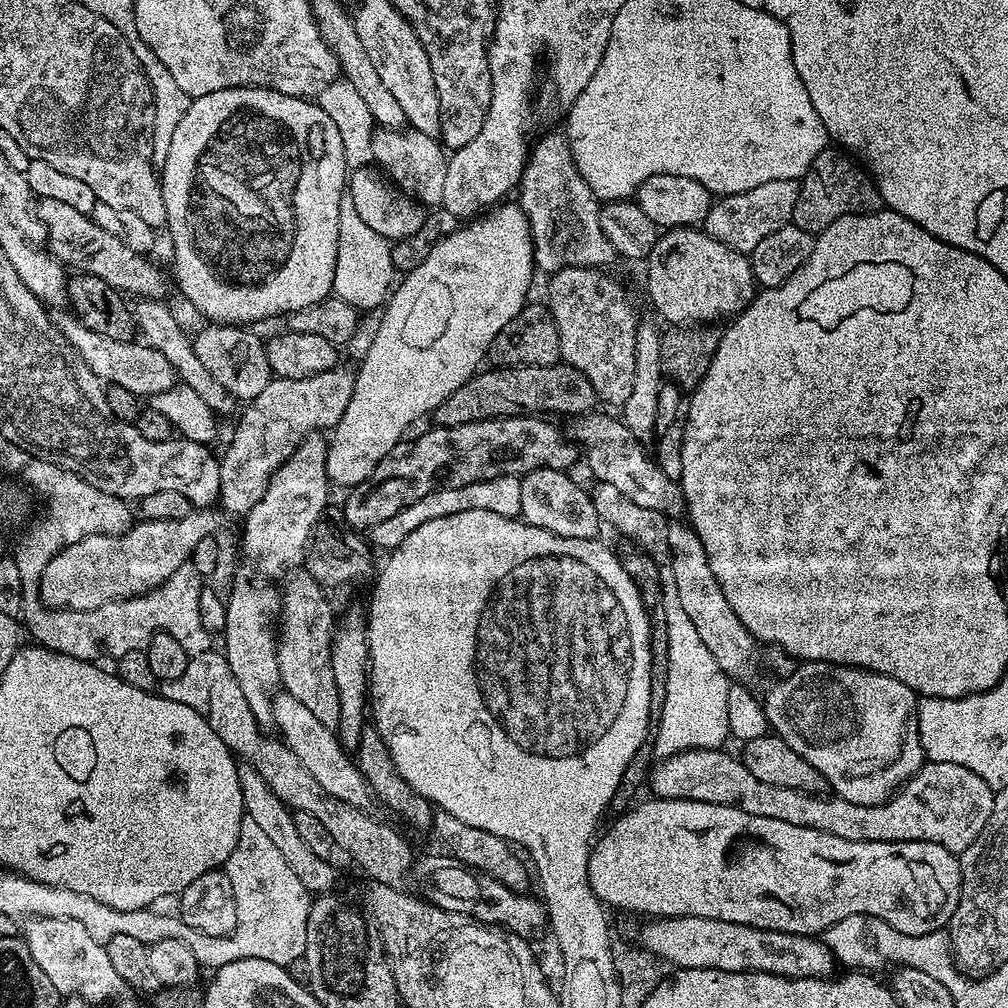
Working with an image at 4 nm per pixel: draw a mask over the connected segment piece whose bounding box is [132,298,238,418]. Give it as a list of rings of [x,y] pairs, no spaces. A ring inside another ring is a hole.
[[[142,298],[135,304],[137,306],[133,307],[133,318],[143,343],[165,355],[166,360],[174,366],[181,385],[194,390],[198,394],[198,398],[202,398],[202,402],[206,402],[206,406],[210,406],[210,410],[216,413],[217,417],[224,418],[232,411],[235,413],[238,408],[236,397],[229,394],[220,382],[216,382],[214,376],[210,374],[210,370],[199,361],[198,354],[194,352],[191,337],[184,332],[173,312],[166,306],[167,303]]]

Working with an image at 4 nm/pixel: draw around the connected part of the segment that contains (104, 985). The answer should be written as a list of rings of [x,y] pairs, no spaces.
[[[37,916],[29,919],[22,929],[22,935],[28,944],[34,962],[54,982],[54,990],[60,992],[61,997],[81,996],[89,1005],[96,1006],[103,1000],[116,1000],[126,986],[122,978],[110,962],[110,954],[105,945],[99,944],[90,933],[78,922],[70,922],[70,918],[42,918]]]

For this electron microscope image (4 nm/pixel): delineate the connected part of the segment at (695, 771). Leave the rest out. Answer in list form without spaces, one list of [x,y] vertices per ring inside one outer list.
[[[695,748],[661,759],[659,763],[651,769],[650,785],[651,795],[662,800],[693,800],[734,806],[738,810],[746,810],[746,814],[758,814],[758,818],[778,818],[778,822],[790,822],[790,826],[806,826],[838,834],[838,838],[846,838],[850,842],[934,842],[953,854],[965,852],[978,838],[978,834],[982,834],[996,801],[994,790],[985,780],[978,778],[974,770],[966,770],[966,766],[954,766],[954,762],[925,762],[915,776],[905,780],[883,804],[846,802],[835,794],[786,790],[786,786],[758,782],[758,778],[746,770],[743,759],[736,757],[735,760],[728,750],[718,748]]]

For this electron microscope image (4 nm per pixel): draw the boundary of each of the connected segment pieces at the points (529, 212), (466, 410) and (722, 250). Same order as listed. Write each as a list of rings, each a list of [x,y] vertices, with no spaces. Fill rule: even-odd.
[[[563,131],[548,132],[531,145],[528,161],[518,185],[518,203],[532,231],[537,269],[551,274],[563,268],[603,268],[617,263],[610,238],[602,234],[601,201],[590,190],[578,170]]]
[[[561,362],[541,368],[538,366],[522,366],[521,368],[497,368],[492,366],[489,369],[489,372],[484,372],[485,370],[477,371],[476,375],[469,378],[465,384],[458,386],[458,390],[454,390],[454,394],[450,394],[450,398],[446,398],[446,402],[442,402],[430,413],[431,419],[441,428],[449,428],[450,426],[466,426],[466,422],[497,420],[503,416],[552,414],[548,412],[561,412],[564,416],[575,418],[583,416],[597,407],[598,397],[594,386],[590,386],[586,374],[574,370],[574,366],[569,364]]]
[[[699,227],[669,228],[657,235],[654,250],[646,257],[648,264],[648,296],[656,312],[672,326],[708,326],[720,322],[723,316],[735,317],[752,301],[758,285],[752,279],[752,261],[743,252],[735,252],[730,246],[710,238]]]

